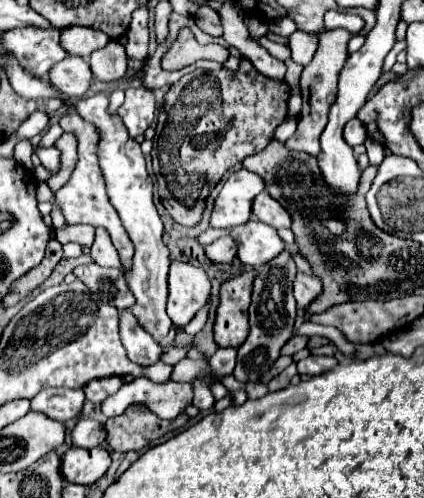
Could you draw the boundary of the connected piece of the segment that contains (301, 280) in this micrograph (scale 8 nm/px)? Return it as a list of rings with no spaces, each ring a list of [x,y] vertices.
[[[298,273],[296,283],[294,283],[294,297],[298,301],[298,309],[306,311],[310,303],[322,293],[322,283],[314,277],[308,277],[304,273]]]

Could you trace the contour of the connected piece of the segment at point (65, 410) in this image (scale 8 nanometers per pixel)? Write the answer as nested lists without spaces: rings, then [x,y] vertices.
[[[48,387],[42,389],[32,399],[32,409],[40,411],[56,421],[72,421],[80,415],[84,405],[84,391],[82,389],[64,389],[64,387]]]

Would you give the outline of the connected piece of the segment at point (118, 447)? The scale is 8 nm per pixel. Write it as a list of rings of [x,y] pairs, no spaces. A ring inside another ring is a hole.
[[[130,405],[120,417],[108,419],[108,447],[114,451],[142,451],[158,443],[164,435],[184,427],[188,415],[182,411],[176,419],[166,421],[156,417],[146,405]]]

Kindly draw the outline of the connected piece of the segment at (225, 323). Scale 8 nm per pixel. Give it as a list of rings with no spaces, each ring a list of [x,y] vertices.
[[[246,271],[240,277],[226,281],[220,289],[220,305],[214,323],[214,341],[218,347],[238,349],[248,337],[248,307],[252,281],[256,271]]]

